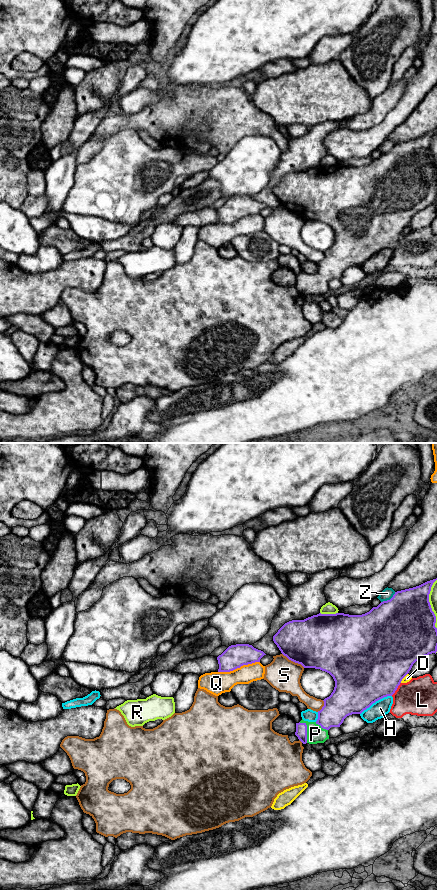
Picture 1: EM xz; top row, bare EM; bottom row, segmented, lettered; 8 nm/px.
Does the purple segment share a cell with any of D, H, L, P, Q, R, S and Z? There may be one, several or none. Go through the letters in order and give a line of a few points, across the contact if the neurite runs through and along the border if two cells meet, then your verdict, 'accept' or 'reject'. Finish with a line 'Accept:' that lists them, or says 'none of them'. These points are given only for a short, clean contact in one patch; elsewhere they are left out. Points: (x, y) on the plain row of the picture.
D: reject
H: reject
L: reject
P: line xz (301, 280), (306, 282), (315, 286); accept
Q: reject
R: reject
S: reject
Z: reject
Accept: P

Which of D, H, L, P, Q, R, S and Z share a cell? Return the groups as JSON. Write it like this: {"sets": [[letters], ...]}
{"sets": [["D"], ["H"], ["L"], ["P"], ["Q"], ["R"], ["S"], ["Z"]]}

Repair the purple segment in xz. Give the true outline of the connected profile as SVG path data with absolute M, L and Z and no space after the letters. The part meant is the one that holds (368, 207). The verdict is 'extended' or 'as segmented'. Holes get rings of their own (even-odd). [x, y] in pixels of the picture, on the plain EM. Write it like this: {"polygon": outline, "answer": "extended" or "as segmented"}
{"polygon": "M437 130L413 140L397 143L390 152L381 154L365 166L319 165L304 172L287 174L273 188L274 195L289 212L301 216L304 220L325 223L335 233L333 244L323 252L324 258L318 263L317 273L308 274L302 271L296 275L295 287L303 296L324 295L329 291L328 282L331 279L340 279L347 268L361 266L376 253L392 248L416 213L429 206L436 206L436 168L429 154L431 139L436 132Z", "answer": "extended"}

